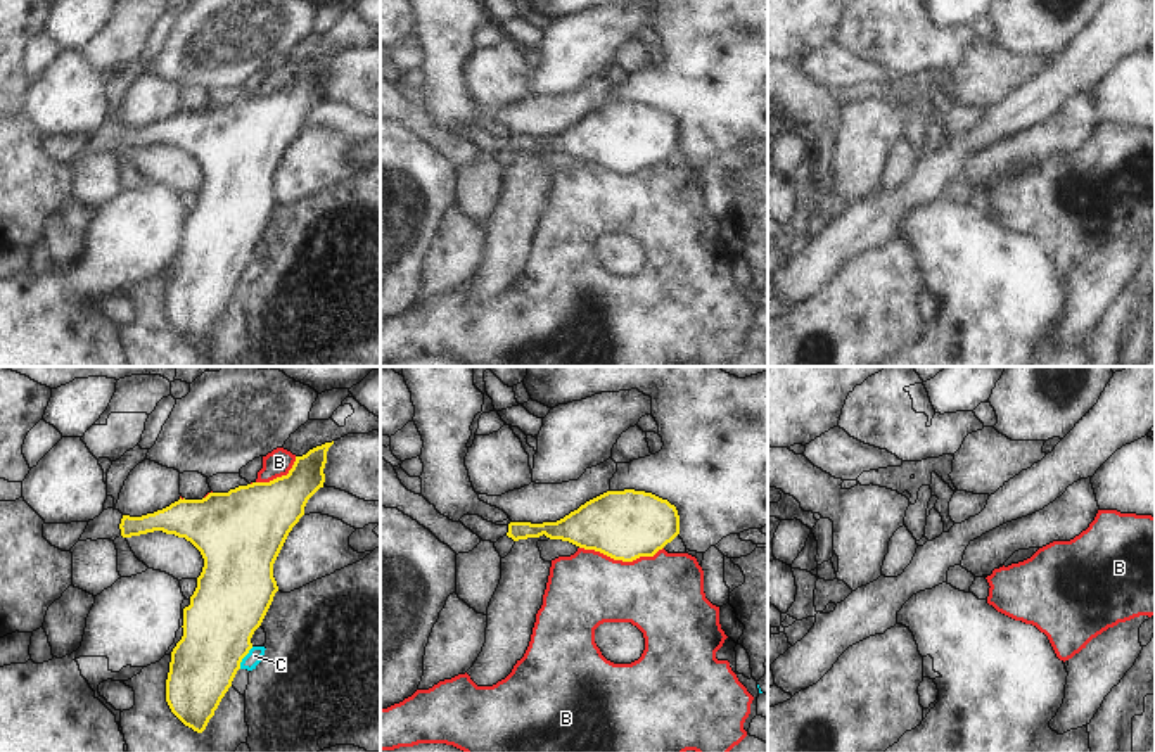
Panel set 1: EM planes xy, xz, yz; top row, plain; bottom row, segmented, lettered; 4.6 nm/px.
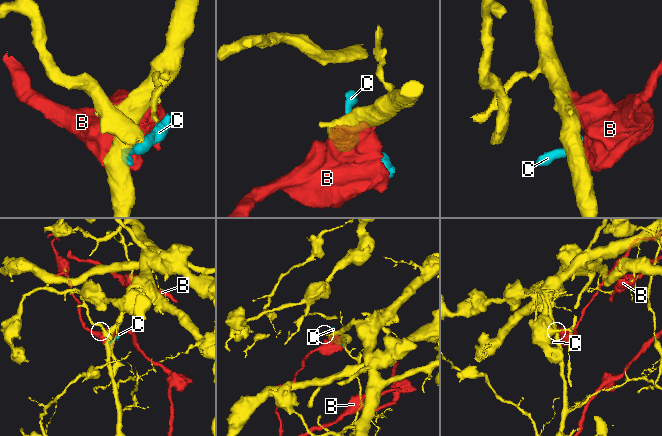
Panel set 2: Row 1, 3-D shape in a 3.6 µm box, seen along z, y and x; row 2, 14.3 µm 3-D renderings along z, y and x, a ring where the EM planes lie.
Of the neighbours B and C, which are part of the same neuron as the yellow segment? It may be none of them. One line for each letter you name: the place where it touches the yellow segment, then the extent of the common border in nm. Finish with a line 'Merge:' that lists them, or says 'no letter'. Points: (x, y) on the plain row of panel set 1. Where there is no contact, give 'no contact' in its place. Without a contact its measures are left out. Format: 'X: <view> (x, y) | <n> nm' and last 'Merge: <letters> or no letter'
Merge: no letter

